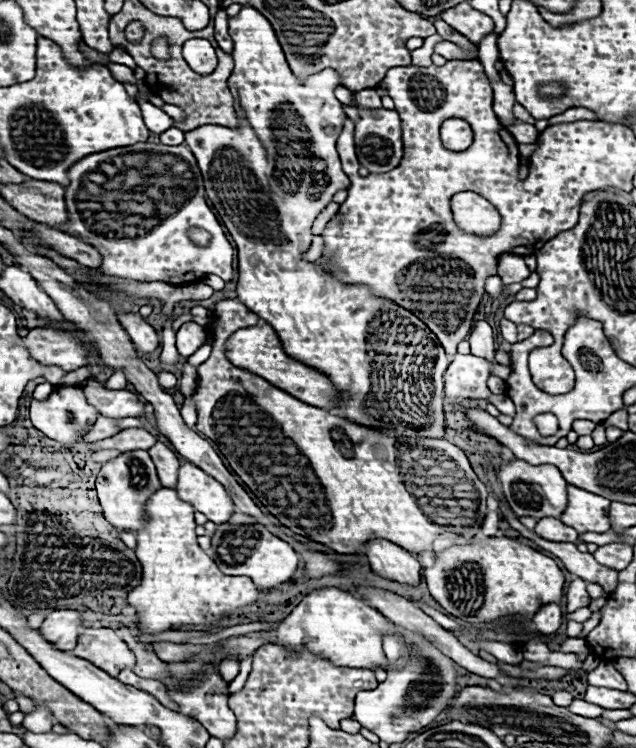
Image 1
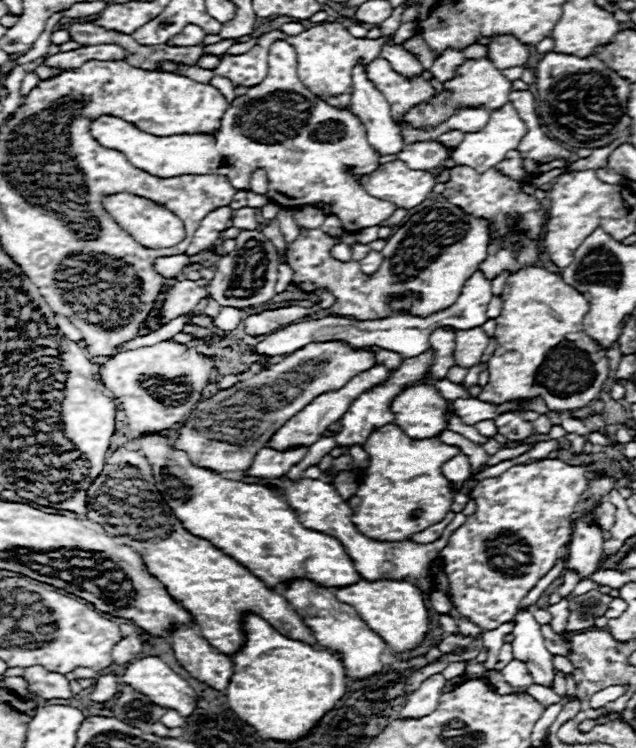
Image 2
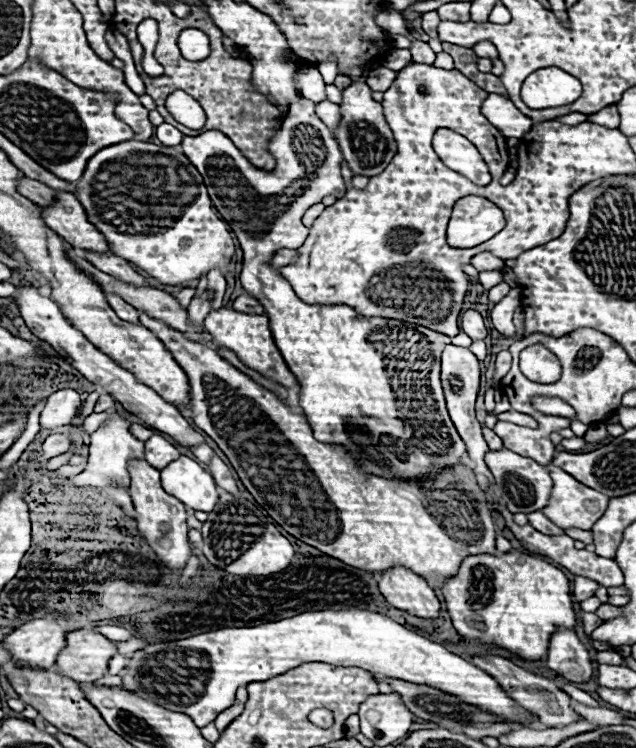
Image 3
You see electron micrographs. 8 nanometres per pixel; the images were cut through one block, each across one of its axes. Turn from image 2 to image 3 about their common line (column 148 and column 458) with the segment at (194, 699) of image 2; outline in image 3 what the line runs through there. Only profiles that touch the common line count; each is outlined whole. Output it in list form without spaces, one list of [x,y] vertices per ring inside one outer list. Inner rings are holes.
[[[318,610],[318,612],[304,612],[292,618],[284,618],[278,622],[266,622],[260,626],[244,626],[244,628],[220,628],[214,632],[196,634],[184,640],[174,642],[162,642],[162,644],[148,644],[146,648],[134,652],[128,658],[128,664],[122,674],[122,686],[140,698],[146,698],[166,710],[188,714],[196,726],[206,726],[214,722],[214,718],[232,706],[232,700],[236,696],[236,690],[240,686],[246,686],[250,682],[264,682],[268,678],[274,678],[278,674],[284,674],[286,670],[292,670],[304,662],[326,662],[332,666],[342,668],[362,668],[372,674],[382,674],[386,678],[400,678],[412,684],[424,684],[438,688],[442,692],[454,694],[462,702],[470,702],[472,706],[482,706],[488,714],[494,714],[498,718],[506,718],[506,722],[512,722],[516,726],[536,728],[536,716],[530,710],[522,710],[504,690],[502,686],[486,674],[482,668],[474,666],[472,662],[448,652],[442,644],[430,642],[428,638],[422,638],[398,622],[390,620],[388,616],[366,612],[366,610]]]

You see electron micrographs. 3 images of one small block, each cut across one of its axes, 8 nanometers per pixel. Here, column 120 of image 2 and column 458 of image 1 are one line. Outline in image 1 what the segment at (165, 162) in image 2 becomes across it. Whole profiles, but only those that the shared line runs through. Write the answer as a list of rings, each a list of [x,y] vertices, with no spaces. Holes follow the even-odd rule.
[[[452,118],[452,120],[446,120],[442,124],[440,136],[442,136],[442,144],[446,146],[446,150],[462,152],[472,142],[472,128],[464,120]]]

